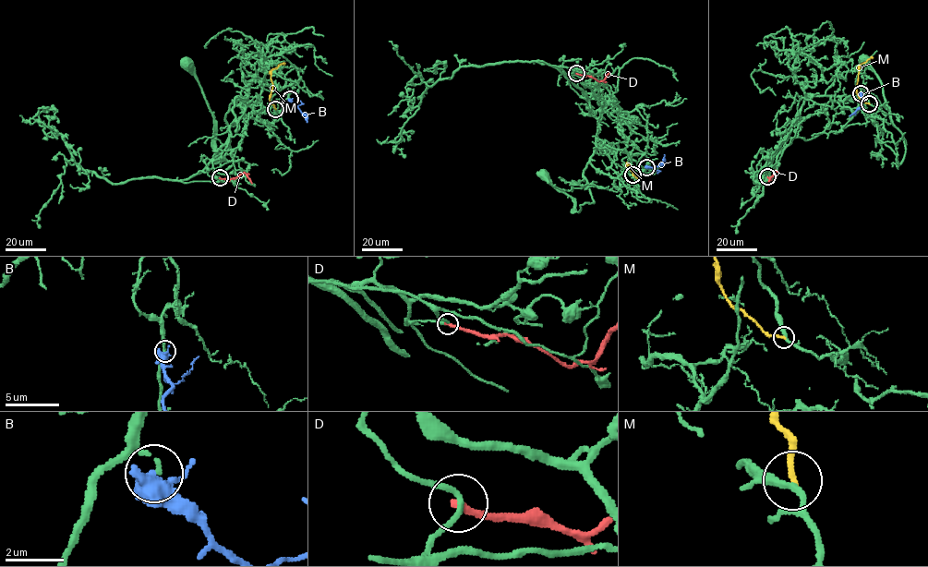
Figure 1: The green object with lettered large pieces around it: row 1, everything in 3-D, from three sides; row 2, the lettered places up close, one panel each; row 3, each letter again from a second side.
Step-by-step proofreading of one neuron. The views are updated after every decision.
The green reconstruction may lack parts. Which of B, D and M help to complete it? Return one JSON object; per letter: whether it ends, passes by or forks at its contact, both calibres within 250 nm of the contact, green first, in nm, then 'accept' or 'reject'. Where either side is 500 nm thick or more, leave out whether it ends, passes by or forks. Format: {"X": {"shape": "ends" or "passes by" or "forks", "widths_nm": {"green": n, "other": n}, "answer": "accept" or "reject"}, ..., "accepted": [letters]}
{"B": {"shape": "forks", "widths_nm": {"green": 130, "other": 440}, "answer": "reject"}, "D": {"shape": "ends", "widths_nm": {"green": 180, "other": 240}, "answer": "reject"}, "M": {"shape": "ends", "widths_nm": {"green": 240, "other": 200}, "answer": "reject"}, "accepted": []}

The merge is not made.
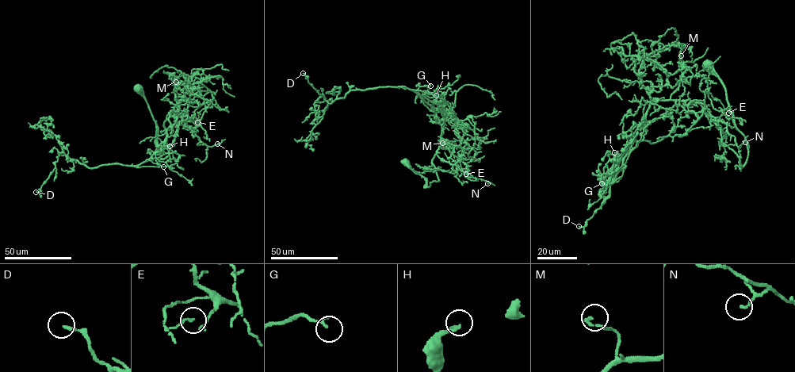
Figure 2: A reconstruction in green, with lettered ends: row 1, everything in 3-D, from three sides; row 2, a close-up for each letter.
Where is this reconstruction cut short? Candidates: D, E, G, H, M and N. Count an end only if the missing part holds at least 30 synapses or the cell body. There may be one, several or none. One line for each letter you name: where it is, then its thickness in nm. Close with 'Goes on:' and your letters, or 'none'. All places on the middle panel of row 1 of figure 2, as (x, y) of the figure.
Goes on: none

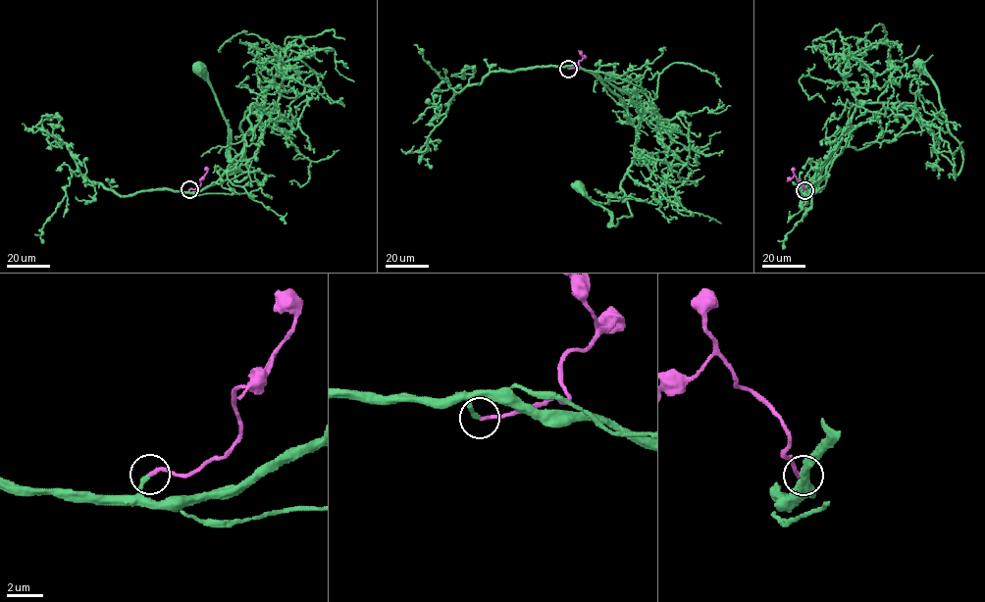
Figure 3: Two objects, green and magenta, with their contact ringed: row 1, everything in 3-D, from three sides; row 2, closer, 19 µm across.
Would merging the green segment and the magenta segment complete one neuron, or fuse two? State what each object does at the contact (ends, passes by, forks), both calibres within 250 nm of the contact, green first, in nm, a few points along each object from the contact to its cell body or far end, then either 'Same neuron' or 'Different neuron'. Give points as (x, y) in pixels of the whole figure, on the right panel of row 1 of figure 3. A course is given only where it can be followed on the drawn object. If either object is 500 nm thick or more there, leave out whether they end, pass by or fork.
At the ring green ends. At the ring magenta ends. Thickness 200 nm (green) against 200 nm. Course of green: (804, 189), (842, 133), (871, 121), (884, 103), (907, 105), (954, 175), (959, 173), (960, 144), (920, 62). Course of magenta: (804, 189), (795, 175), (787, 181). Same neuron

